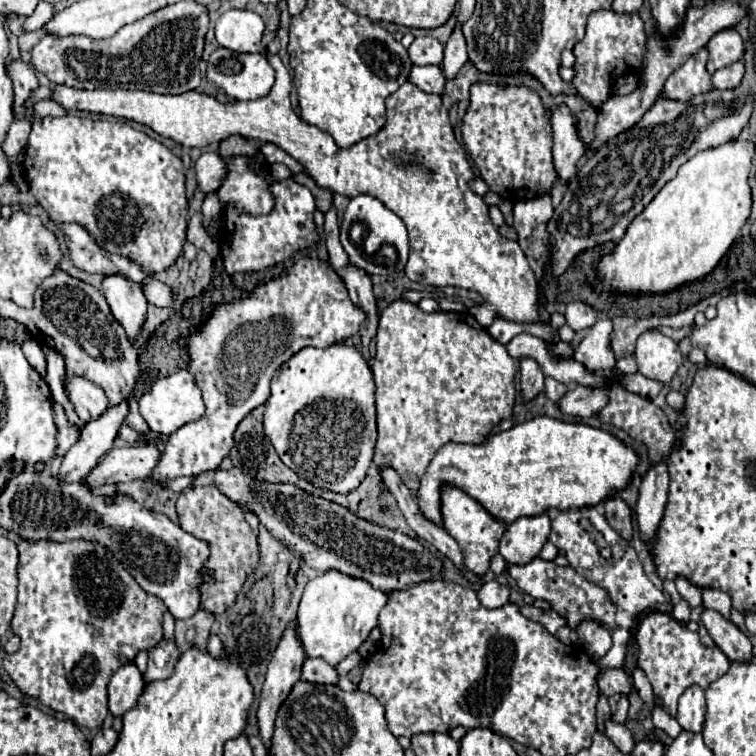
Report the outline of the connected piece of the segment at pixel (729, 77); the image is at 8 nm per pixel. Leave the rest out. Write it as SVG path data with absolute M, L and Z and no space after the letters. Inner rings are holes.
M739 60L739 62L723 68L723 70L717 70L713 74L713 86L717 90L733 90L733 88L737 88L741 84L743 74L745 74L745 66Z

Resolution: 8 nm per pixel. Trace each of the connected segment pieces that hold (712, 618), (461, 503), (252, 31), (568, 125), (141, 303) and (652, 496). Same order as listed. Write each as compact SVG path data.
M703 610L701 622L709 630L709 636L721 648L721 652L731 660L731 662L743 662L749 664L753 660L753 646L751 640L729 620L725 620L721 614L713 610Z
M443 484L441 486L441 524L439 524L449 536L457 540L461 546L465 566L479 574L485 576L489 572L491 558L498 553L499 539L503 536L506 526L495 516L491 516L477 500L473 500L469 494L459 490L457 486Z
M227 10L215 24L215 38L219 46L235 52L261 52L265 24L259 14L251 10Z
M559 106L551 114L553 124L553 164L561 184L569 184L577 174L577 162L585 154L583 142L575 132L575 118L567 106Z
M115 274L103 280L103 292L115 320L125 328L127 338L135 344L147 320L147 300L143 298L143 290L133 282L127 282L121 274Z
M667 460L653 464L643 476L639 502L637 502L637 524L641 538L649 542L663 518L665 502L667 502L667 486L669 486L669 464Z

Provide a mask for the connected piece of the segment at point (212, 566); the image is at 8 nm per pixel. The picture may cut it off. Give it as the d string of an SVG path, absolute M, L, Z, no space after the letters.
M213 484L183 490L177 500L177 516L179 516L179 526L185 532L209 544L211 550L209 560L201 568L201 576L203 576L203 582L199 586L201 608L209 610L211 614L221 614L235 602L247 576L253 574L259 566L257 536L251 530L251 526L245 522L241 506L237 502L231 502Z

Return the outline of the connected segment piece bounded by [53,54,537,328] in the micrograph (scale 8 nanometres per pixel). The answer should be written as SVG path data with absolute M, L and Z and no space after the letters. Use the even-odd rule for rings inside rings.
M269 54L267 60L269 60L271 66L275 68L275 76L277 76L275 86L271 88L271 92L269 92L267 96L257 98L257 100L251 100L251 102L229 102L229 104L221 104L221 102L217 102L213 96L203 94L203 92L197 92L197 90L191 90L191 92L187 92L187 94L171 96L171 94L153 94L153 92L143 92L143 90L75 90L75 88L67 88L67 86L55 86L55 90L53 90L53 100L57 100L59 104L63 104L67 110L85 110L85 112L95 112L95 114L111 114L111 116L119 116L119 118L127 118L127 120L145 124L145 126L149 126L153 132L157 132L159 136L171 138L171 140L179 142L179 144L191 146L191 148L205 148L205 146L209 146L209 144L221 142L221 140L225 140L225 138L229 138L229 136L235 136L235 134L239 134L239 136L243 136L243 138L253 138L253 140L259 140L259 142L275 144L275 146L279 146L281 150L285 150L289 156L293 156L293 158L303 166L303 170L317 182L317 186L327 188L327 190L331 190L331 192L335 192L335 194L341 194L341 196L347 196L347 198L355 198L355 196L361 196L361 194L369 194L369 196L381 200L391 212L395 212L395 214L405 222L407 232L409 232L409 244L411 244L409 262L407 262L407 266L405 266L405 276L407 276L409 280L419 282L419 284L423 284L423 286L435 286L435 288L443 288L443 286L459 286L459 288L465 288L465 290L477 290L477 292L485 298L485 304L471 308L471 314L475 316L475 320L477 320L483 328L489 328L489 326L493 324L493 320L497 318L497 314L499 314L501 318L505 318L505 320L511 320L511 322L537 322L537 280L535 280L535 274L533 274L533 270L529 268L529 262L527 262L523 250L519 248L519 244L513 242L513 240L509 240L509 238L503 238L503 236L499 234L497 226L495 226L495 224L491 222L491 218L489 218L489 206L483 202L481 196L477 196L477 194L471 190L471 182L475 180L473 164L471 164L471 160L469 160L465 148L455 140L453 126L451 126L451 122L449 122L449 112L447 112L447 108L441 104L441 98L439 98L439 96L435 96L435 94L423 94L415 84L405 82L395 94L387 96L387 100L385 100L385 106L387 106L387 124L381 128L381 132L379 132L377 136L371 136L371 138L365 138L365 140L357 142L357 144L351 146L351 148L339 148L339 146L335 144L335 140L333 140L327 132L323 132L323 130L319 130L319 128L307 124L305 120L301 120L301 116L297 116L297 112L295 112L293 106L291 106L291 98L289 98L291 88L293 88L293 82L291 82L291 76L287 74L287 68L283 66L283 62L281 62L281 58L279 58L277 54ZM413 170L427 170L429 182L421 180L421 178L417 176L417 174L421 174L421 172L413 172Z

